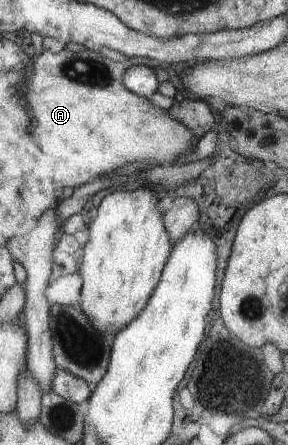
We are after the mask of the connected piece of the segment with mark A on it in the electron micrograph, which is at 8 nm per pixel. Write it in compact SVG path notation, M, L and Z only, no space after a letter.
M64 48L59 53L44 50L34 59L32 77L28 79L24 97L28 97L28 107L38 121L35 126L37 141L44 153L48 153L54 163L52 172L56 173L56 189L63 187L75 188L98 178L104 173L110 173L128 163L151 164L152 166L165 166L177 161L195 149L193 133L182 123L169 116L167 110L154 106L144 96L132 93L121 80L124 71L133 65L160 67L168 71L169 67L179 74L180 71L200 63L208 63L209 58L192 59L184 63L160 63L148 57L134 57L132 61L114 62L105 58L97 50L83 50L77 53L66 51Z

